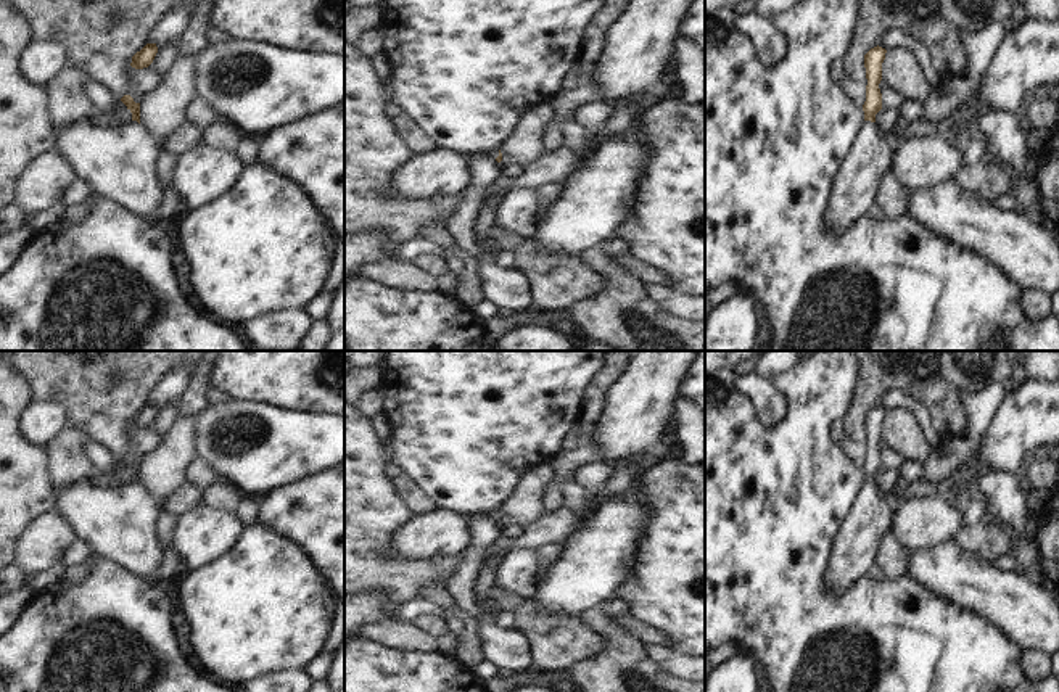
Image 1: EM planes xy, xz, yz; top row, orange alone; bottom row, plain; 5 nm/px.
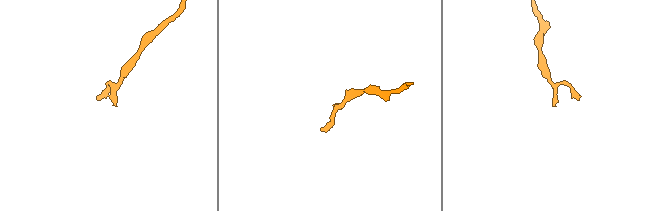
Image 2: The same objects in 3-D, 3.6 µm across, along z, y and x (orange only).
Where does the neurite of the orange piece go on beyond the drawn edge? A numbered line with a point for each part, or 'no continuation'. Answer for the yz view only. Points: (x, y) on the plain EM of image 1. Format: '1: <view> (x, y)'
1: yz (857, 543)

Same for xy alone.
1: xy (118, 523)

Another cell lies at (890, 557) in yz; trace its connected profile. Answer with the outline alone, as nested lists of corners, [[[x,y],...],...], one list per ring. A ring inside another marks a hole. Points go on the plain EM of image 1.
[[[892,529],[884,533],[876,563],[882,568],[885,579],[900,579],[908,575],[909,554],[898,544]]]

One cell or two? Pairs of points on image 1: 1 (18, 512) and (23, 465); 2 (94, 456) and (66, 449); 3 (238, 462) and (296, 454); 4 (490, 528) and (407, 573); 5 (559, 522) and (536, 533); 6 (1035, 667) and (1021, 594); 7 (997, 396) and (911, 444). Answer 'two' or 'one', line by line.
1: one
2: two
3: one
4: two
5: one
6: two
7: two

